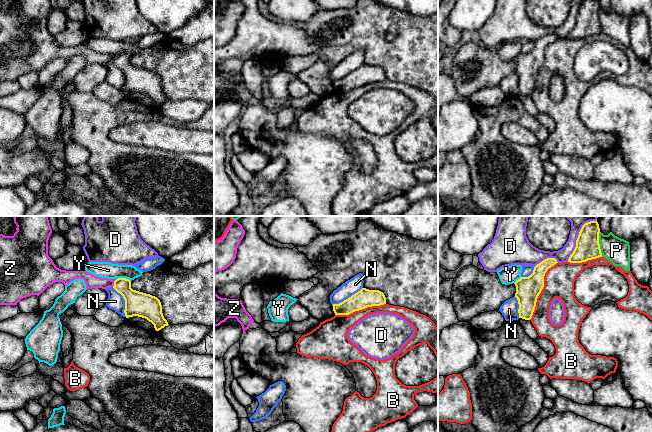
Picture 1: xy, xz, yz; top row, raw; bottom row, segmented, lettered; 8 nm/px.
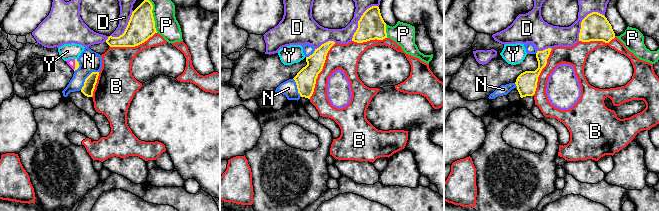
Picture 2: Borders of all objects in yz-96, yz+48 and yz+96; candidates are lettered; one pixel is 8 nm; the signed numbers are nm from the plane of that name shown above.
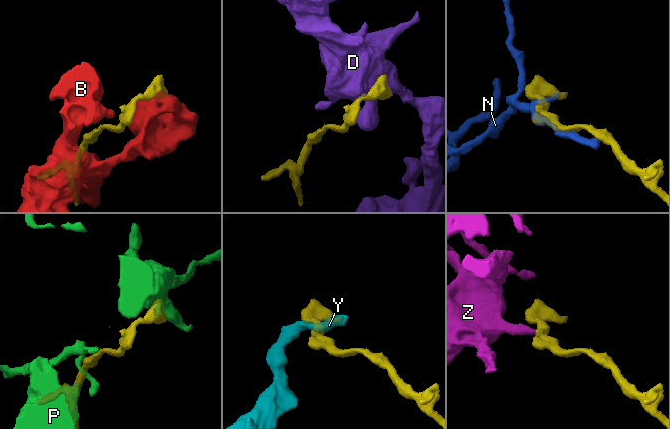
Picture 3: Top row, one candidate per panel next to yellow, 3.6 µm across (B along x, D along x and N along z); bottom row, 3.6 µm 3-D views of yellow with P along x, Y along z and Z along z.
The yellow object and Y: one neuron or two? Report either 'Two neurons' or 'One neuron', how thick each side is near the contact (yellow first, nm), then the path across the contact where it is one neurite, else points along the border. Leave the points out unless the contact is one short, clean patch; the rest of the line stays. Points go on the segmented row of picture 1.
Two neurons. Thickness 200 nm (yellow) against 130 nm. Boundary: xy (117, 278), (127, 278), (130, 281)

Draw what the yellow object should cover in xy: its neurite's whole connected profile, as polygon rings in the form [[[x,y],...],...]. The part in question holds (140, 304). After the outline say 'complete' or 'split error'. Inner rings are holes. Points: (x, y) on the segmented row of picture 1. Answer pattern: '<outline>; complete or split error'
[[[13,216],[16,224],[16,232],[13,236],[0,234],[0,305],[17,305],[28,296],[39,296],[48,286],[55,282],[69,284],[75,279],[83,279],[86,288],[107,289],[113,287],[125,300],[125,316],[138,316],[147,319],[154,325],[156,331],[168,326],[162,313],[160,300],[150,294],[139,292],[131,288],[131,281],[126,278],[118,278],[115,281],[95,276],[86,271],[85,267],[76,271],[61,270],[56,267],[48,255],[48,240],[52,229],[48,216]]]; split error

